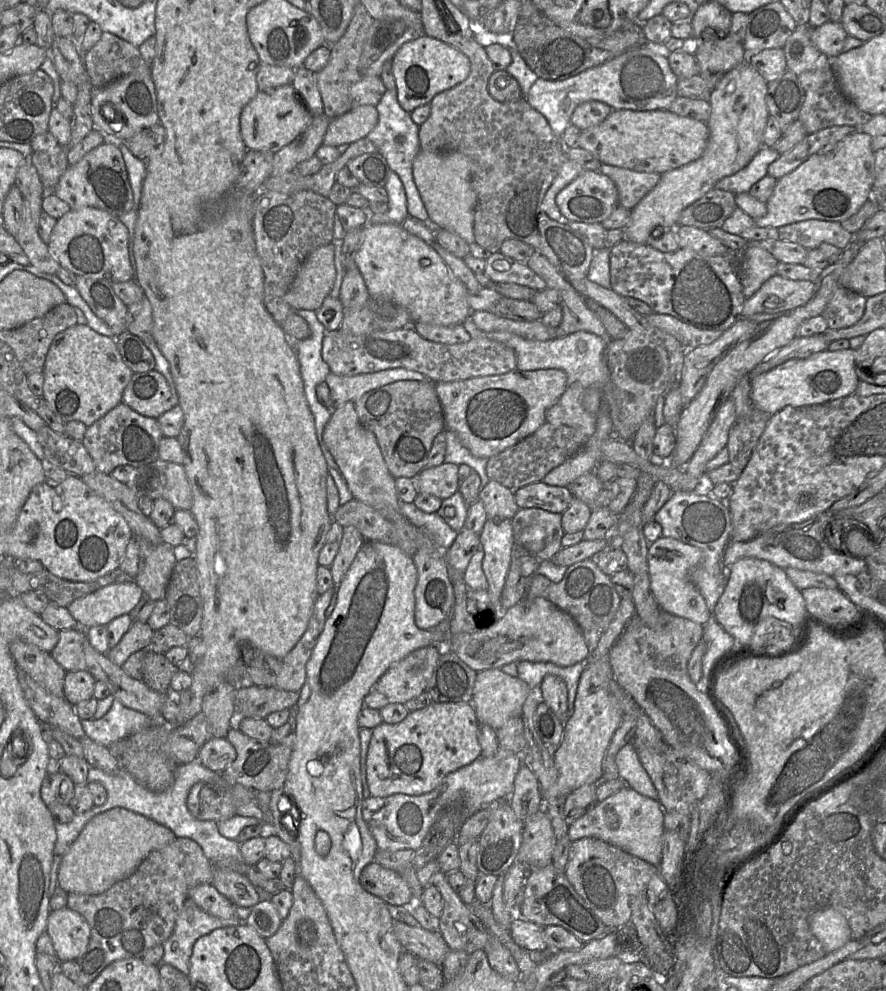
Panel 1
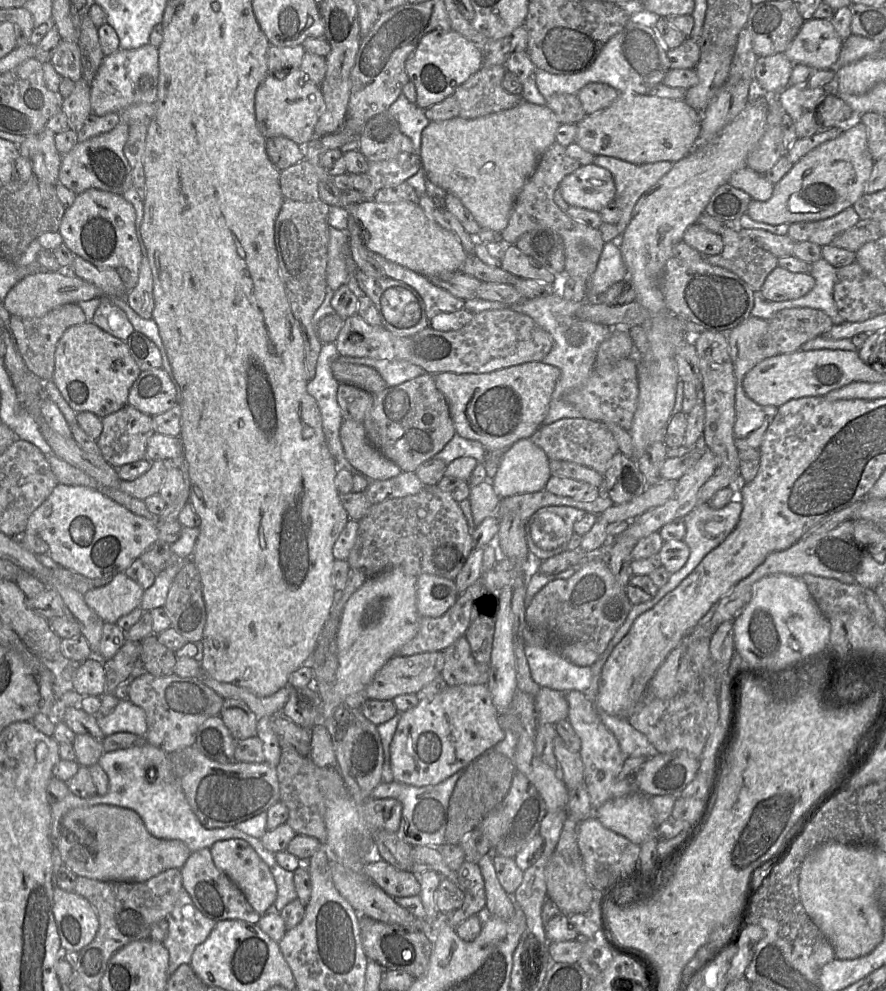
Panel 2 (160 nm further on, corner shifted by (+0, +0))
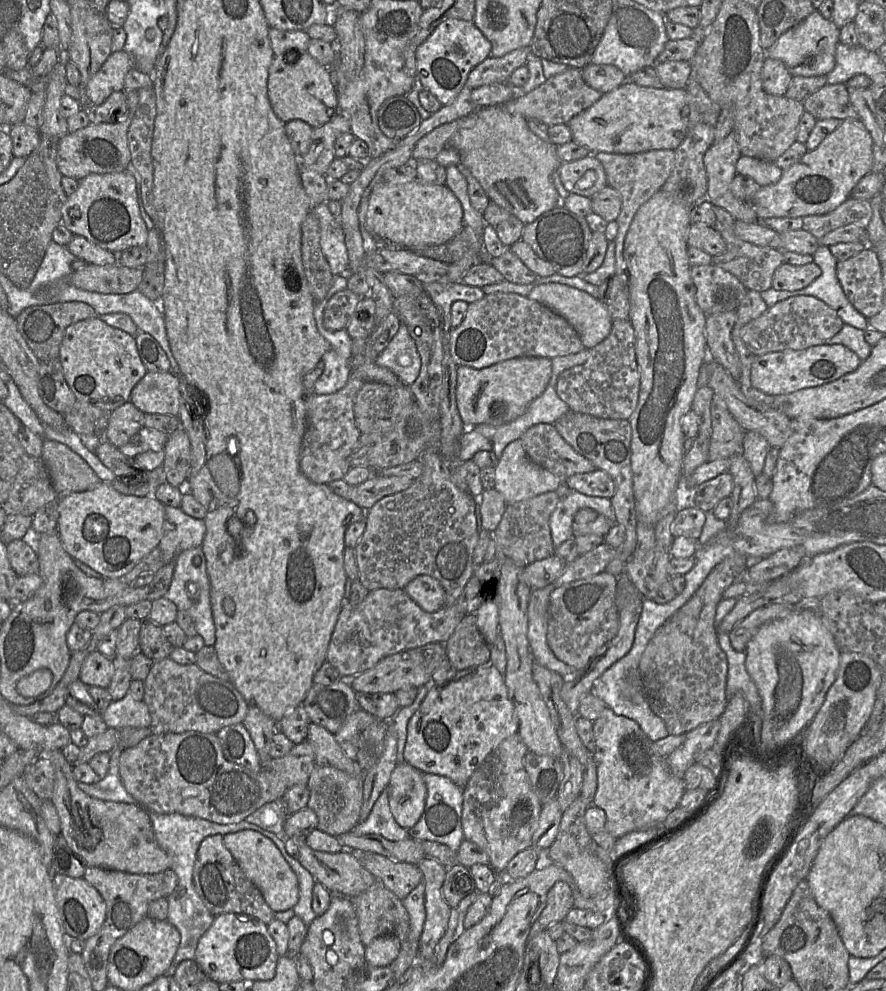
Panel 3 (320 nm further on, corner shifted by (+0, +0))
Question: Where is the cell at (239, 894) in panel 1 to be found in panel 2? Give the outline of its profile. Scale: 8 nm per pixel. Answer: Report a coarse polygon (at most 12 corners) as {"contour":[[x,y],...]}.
{"contour":[[243,839],[215,842],[215,866],[265,914],[277,886],[268,865]]}

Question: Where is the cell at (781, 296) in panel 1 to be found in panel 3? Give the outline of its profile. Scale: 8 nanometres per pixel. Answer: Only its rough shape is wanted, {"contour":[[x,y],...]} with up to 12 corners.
{"contour":[[814,262],[782,263],[771,287],[779,291],[801,290],[821,272]]}

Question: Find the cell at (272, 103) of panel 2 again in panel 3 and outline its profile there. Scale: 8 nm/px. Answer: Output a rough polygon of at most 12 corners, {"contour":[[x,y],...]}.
{"contour":[[309,53],[274,56],[268,98],[284,123],[337,113],[332,69]]}

